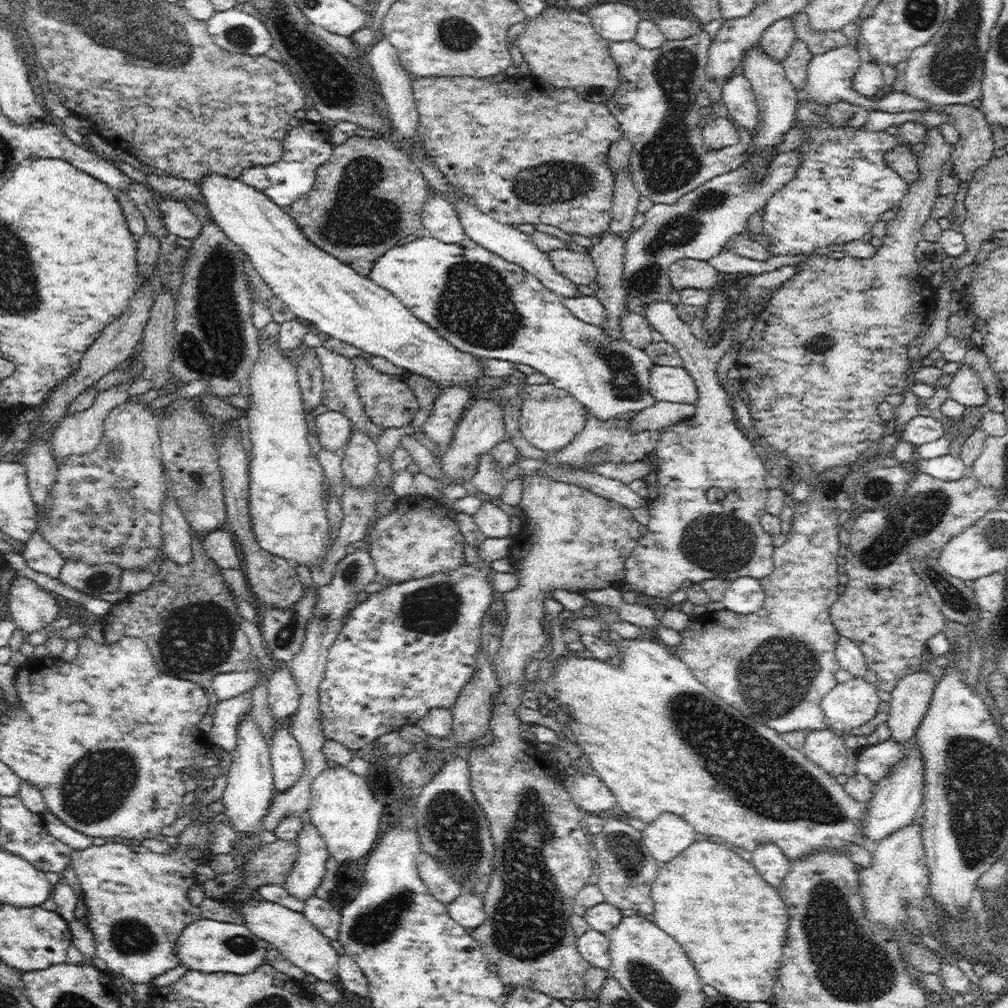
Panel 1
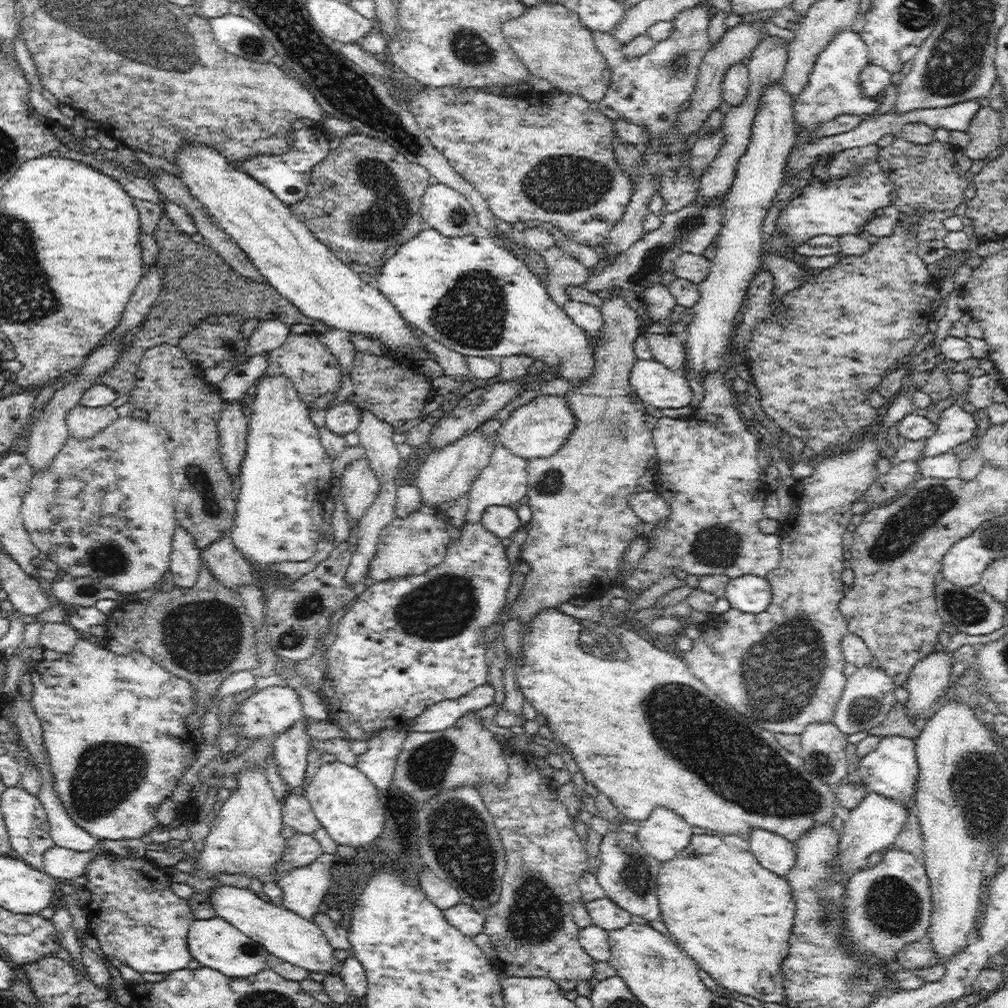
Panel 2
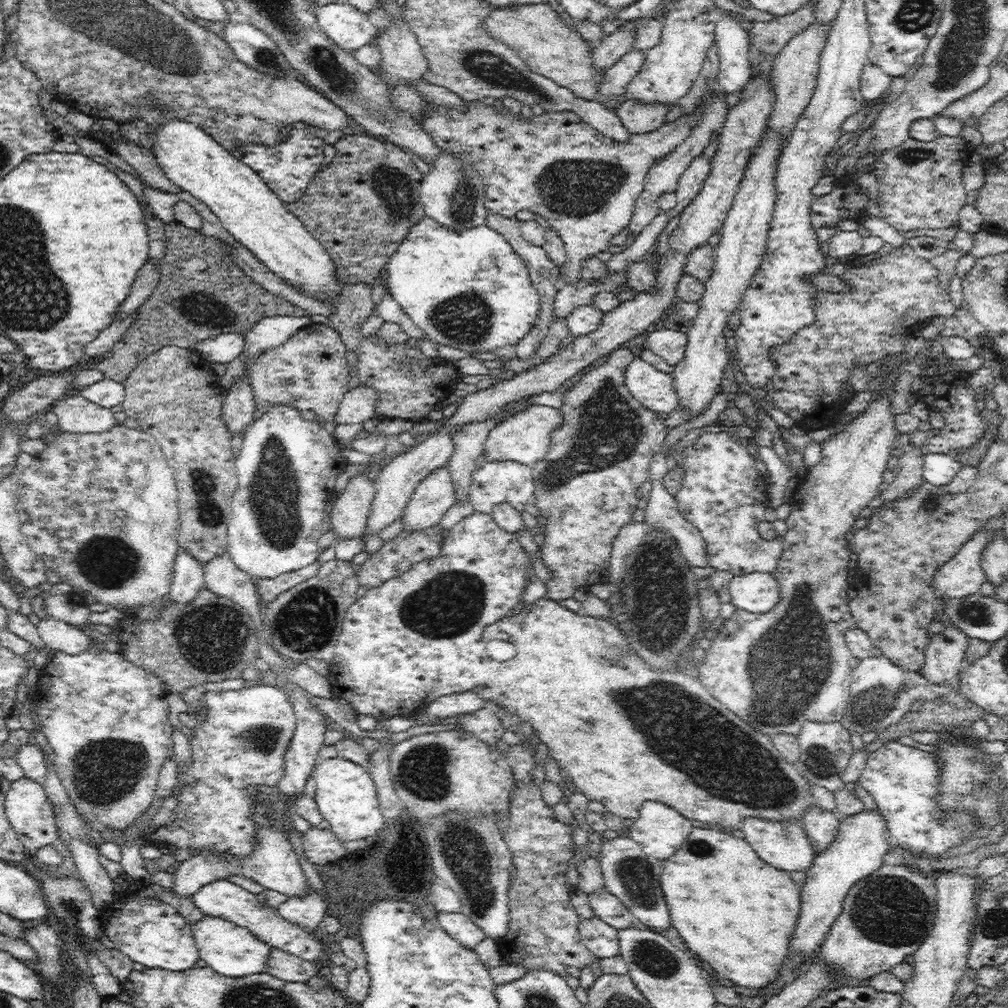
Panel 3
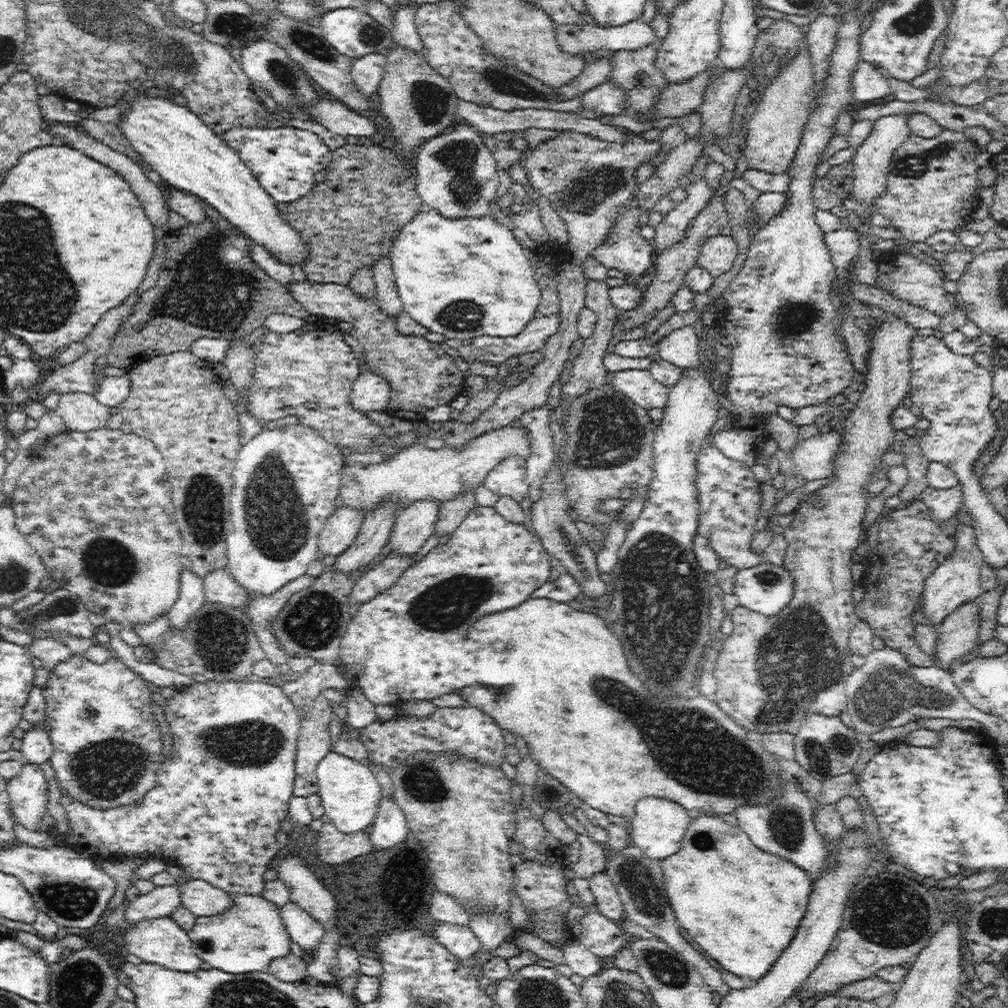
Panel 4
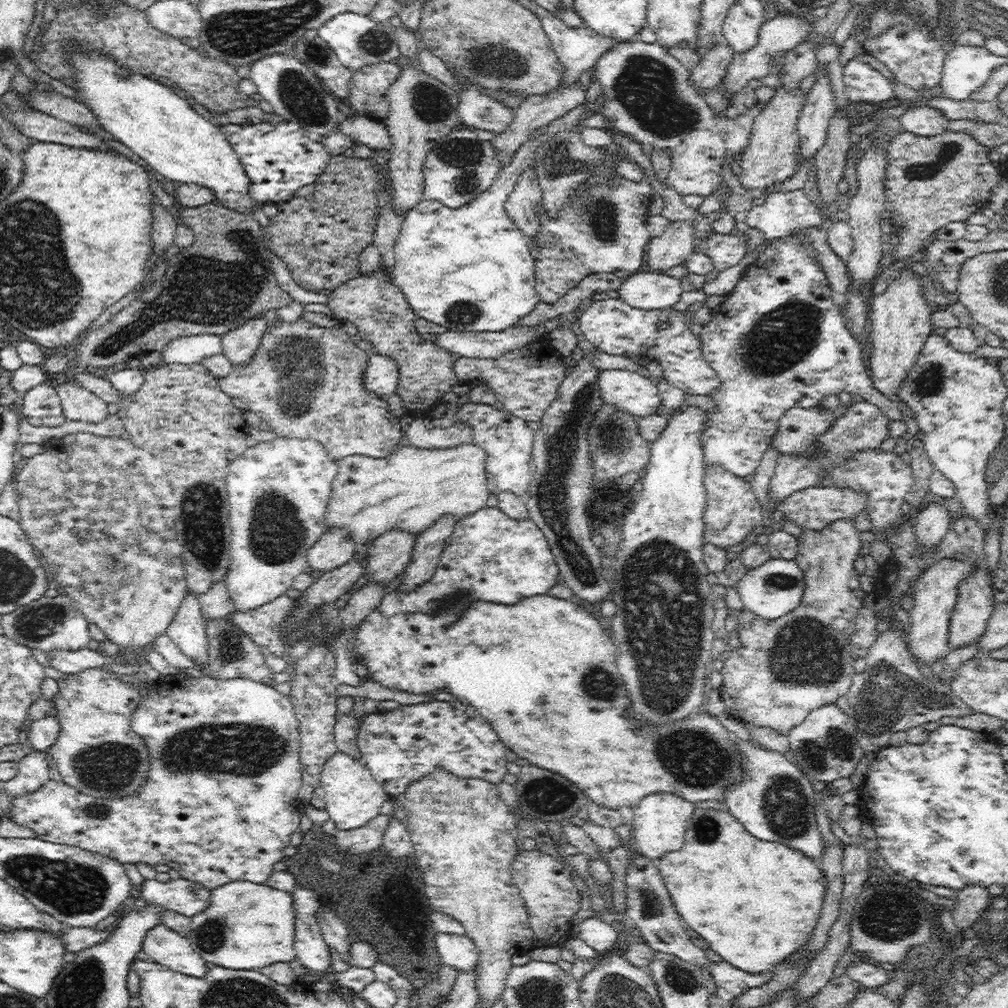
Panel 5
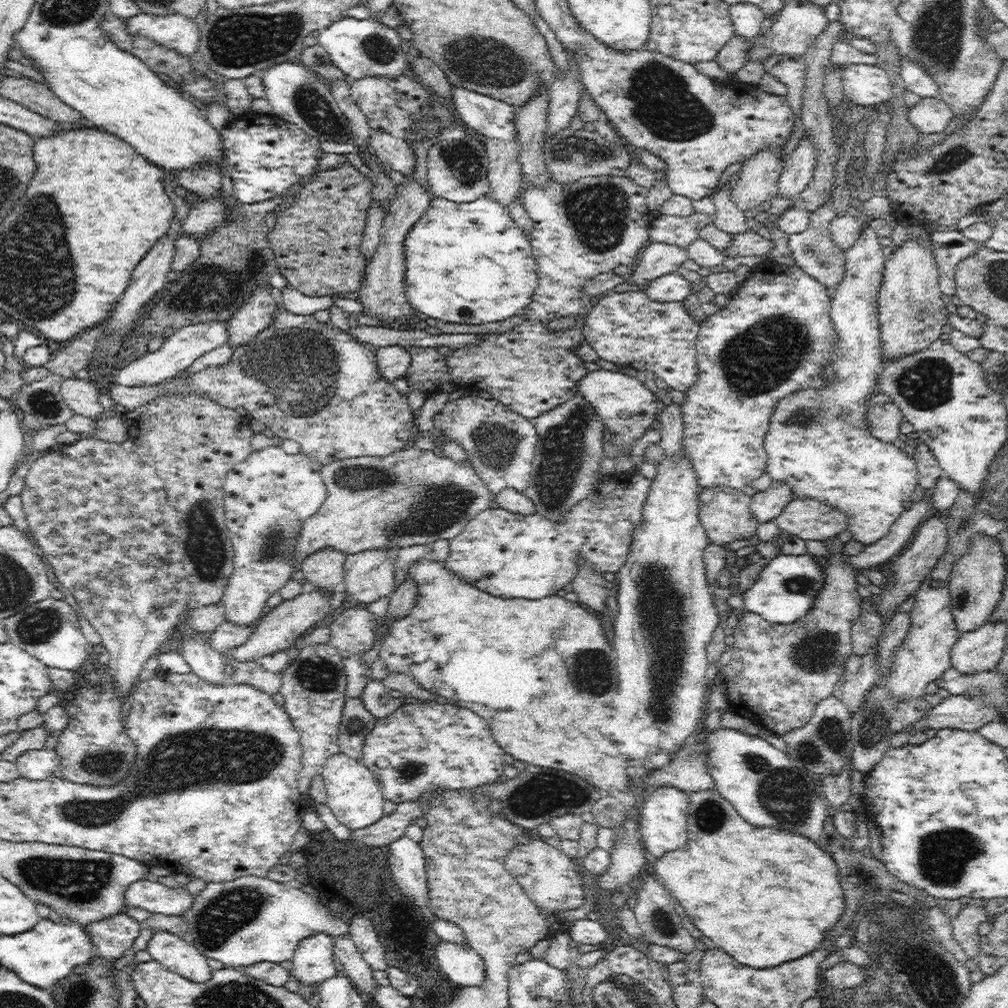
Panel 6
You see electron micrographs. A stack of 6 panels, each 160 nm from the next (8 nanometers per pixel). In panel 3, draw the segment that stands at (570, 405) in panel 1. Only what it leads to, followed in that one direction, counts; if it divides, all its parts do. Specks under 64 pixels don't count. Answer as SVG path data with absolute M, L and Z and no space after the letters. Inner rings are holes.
M531 405L528 409L505 419L488 433L483 444L483 455L488 465L510 460L533 466L549 453L551 434L562 426L562 422L564 418L558 405Z

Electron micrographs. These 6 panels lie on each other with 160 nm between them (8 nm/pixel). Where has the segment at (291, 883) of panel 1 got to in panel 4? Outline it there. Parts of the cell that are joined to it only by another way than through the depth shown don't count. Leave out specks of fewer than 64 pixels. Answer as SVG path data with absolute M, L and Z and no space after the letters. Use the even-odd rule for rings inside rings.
M292 901L280 909L280 917L291 940L300 946L306 957L311 957L324 936L325 928Z

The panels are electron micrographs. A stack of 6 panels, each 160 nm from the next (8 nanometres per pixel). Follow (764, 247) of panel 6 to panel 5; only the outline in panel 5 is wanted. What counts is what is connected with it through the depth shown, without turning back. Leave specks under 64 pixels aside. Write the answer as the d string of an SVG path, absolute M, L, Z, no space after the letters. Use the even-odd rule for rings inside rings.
M716 232L701 244L704 253L712 259L714 268L719 272L730 266L736 266L744 257L747 257L747 246L746 237L738 237L734 233Z

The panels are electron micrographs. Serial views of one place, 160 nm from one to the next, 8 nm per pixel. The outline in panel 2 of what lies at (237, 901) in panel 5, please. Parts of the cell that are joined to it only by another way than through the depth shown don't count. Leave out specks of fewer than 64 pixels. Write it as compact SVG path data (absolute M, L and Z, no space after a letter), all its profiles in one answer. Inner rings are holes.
M216 915L209 919L196 919L188 930L188 949L194 960L202 966L212 968L228 977L248 977L267 969L269 952L260 941L240 932L225 918Z

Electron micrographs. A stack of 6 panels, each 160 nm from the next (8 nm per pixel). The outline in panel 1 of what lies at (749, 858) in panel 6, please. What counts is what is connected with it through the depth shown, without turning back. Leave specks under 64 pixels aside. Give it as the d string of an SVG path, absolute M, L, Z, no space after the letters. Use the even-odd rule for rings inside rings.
M700 840L694 842L689 848L686 848L678 857L670 860L668 863L660 865L656 880L652 884L651 900L654 904L654 923L656 923L664 932L667 932L672 938L678 940L678 944L682 944L682 948L688 952L692 964L698 970L700 982L702 985L710 984L718 990L720 995L731 996L740 1002L768 1002L773 998L773 986L780 969L782 960L782 948L786 942L786 930L788 930L788 910L786 904L782 902L782 898L778 896L776 888L770 886L768 882L762 880L762 876L756 872L756 868L750 862L743 860L729 850L723 844L716 844L716 842L709 842L708 840Z

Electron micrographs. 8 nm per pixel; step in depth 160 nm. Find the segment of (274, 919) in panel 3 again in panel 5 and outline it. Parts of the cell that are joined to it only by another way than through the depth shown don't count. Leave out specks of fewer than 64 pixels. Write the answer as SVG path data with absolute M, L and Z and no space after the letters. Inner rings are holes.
M158 877L152 880L144 879L140 888L142 888L142 898L147 904L158 905L163 910L173 910L190 918L208 908L210 898L212 898L212 892L209 889L204 888L199 882L184 878L177 880L163 880Z

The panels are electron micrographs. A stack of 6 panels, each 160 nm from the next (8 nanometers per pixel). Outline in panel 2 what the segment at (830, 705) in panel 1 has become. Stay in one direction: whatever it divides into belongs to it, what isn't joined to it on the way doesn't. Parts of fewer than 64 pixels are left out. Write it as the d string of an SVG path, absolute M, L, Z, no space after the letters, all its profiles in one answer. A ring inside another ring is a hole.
M858 667L855 673L847 677L840 702L834 708L832 722L845 735L862 731L872 732L886 720L892 704L897 702L894 695L896 687L892 678L888 677L881 667Z

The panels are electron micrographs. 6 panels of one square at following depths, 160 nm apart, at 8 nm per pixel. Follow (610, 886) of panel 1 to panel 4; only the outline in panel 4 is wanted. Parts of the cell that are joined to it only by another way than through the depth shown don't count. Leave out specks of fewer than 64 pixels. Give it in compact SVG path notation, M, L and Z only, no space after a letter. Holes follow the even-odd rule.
M630 844L620 853L607 853L607 856L608 866L606 866L605 872L612 879L618 896L622 900L624 918L644 926L658 940L666 942L674 950L681 951L684 959L688 960L704 977L705 983L712 989L712 992L718 992L722 996L726 996L731 989L724 983L720 972L714 966L711 967L709 963L706 963L702 951L696 951L694 946L685 942L682 934L678 931L679 925L676 922L674 911L665 890L662 862L648 857L644 851L633 844Z

